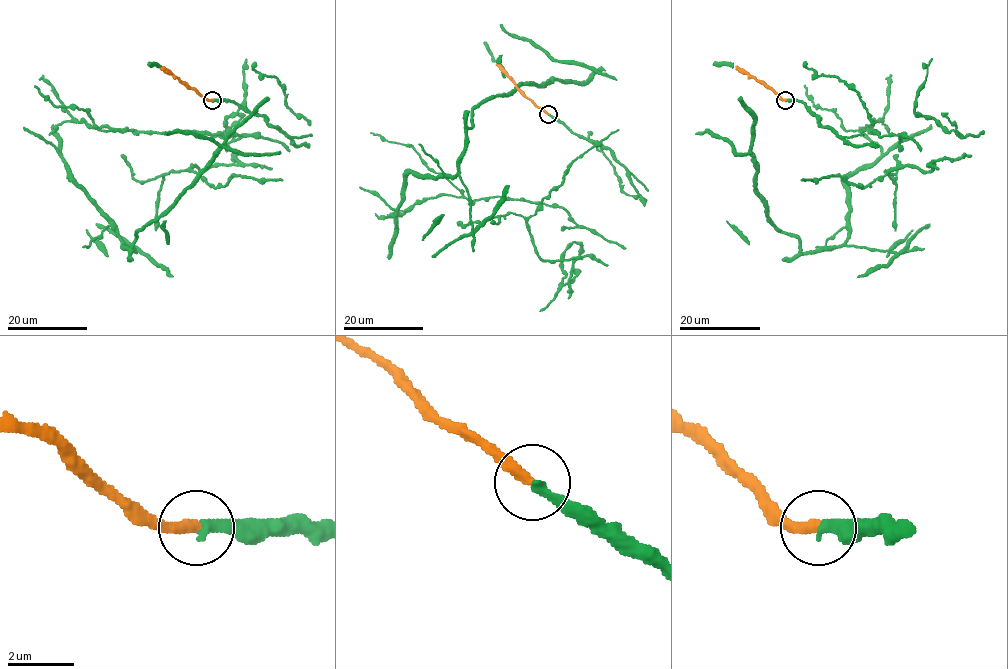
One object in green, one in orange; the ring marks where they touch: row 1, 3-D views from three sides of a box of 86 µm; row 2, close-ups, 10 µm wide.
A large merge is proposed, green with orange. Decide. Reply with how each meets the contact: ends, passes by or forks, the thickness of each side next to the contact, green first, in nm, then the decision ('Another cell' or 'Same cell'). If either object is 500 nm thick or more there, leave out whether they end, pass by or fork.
At the ring green ends. At the ring orange ends. Thickness 320 nm (green) against 360 nm. Same cell

